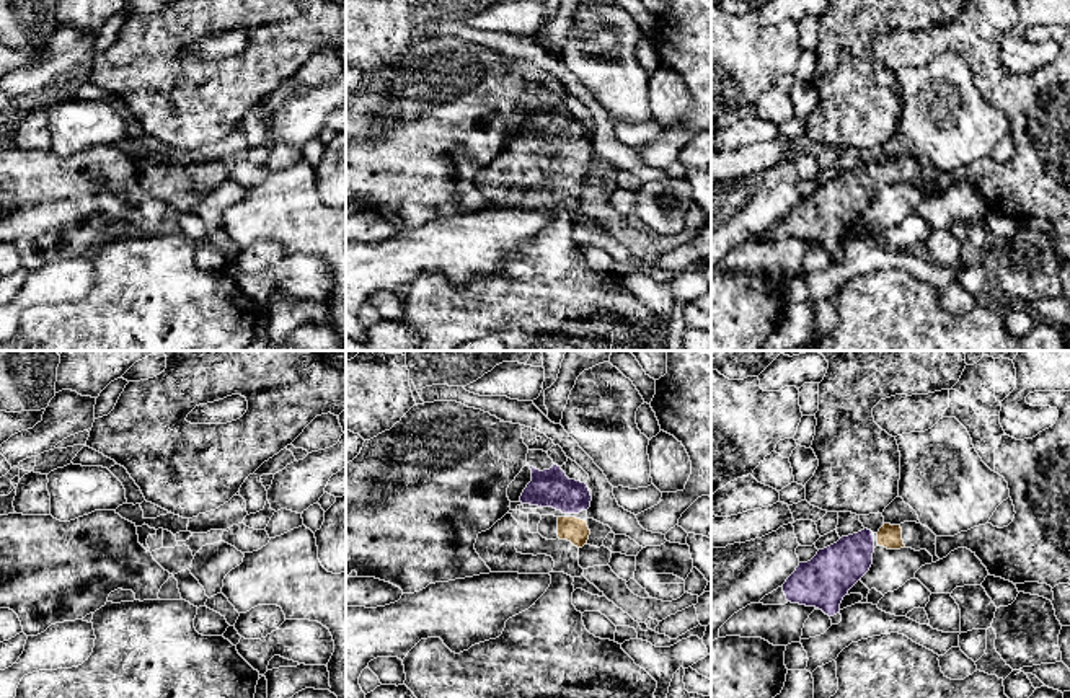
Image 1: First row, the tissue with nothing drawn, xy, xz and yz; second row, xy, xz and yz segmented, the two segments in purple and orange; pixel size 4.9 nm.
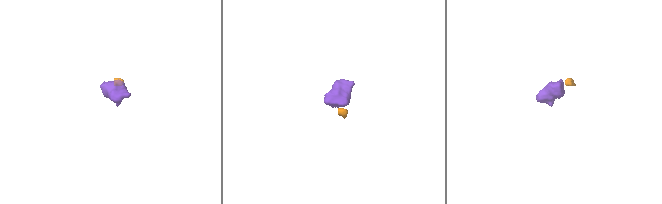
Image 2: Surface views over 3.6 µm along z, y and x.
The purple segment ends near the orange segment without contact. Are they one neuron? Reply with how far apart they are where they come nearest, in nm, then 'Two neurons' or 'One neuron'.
Distance 20 nm. One neuron

